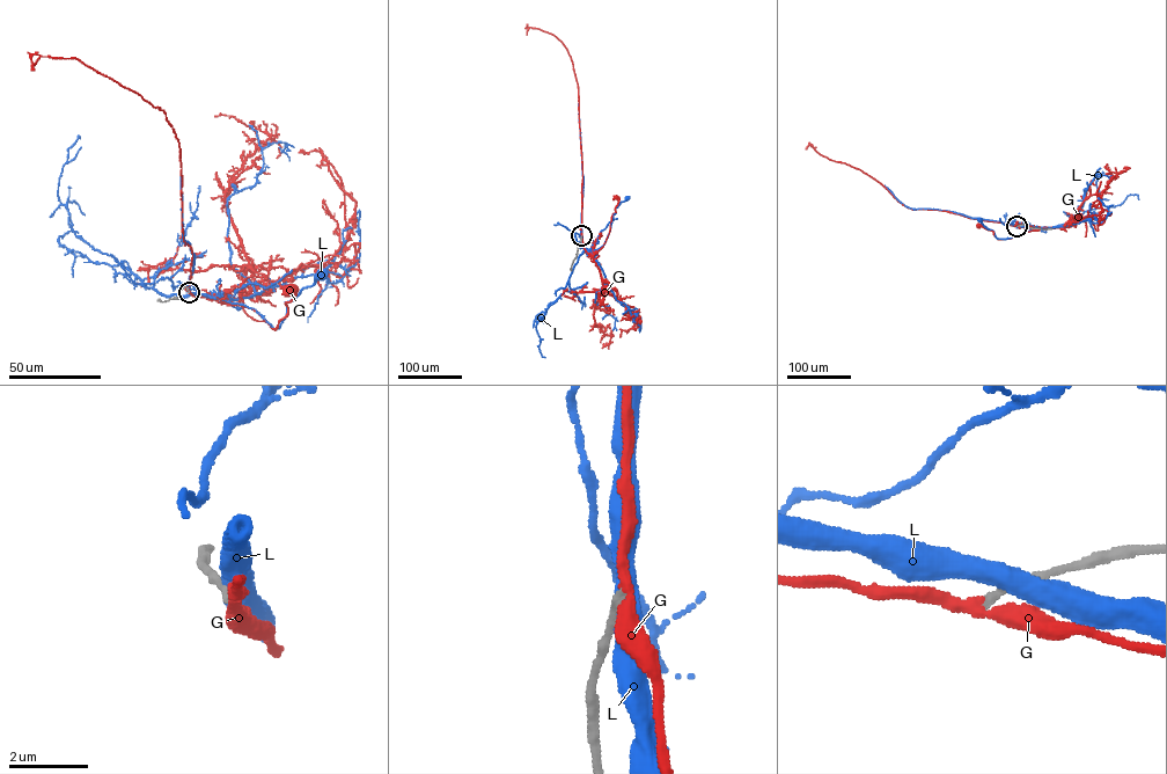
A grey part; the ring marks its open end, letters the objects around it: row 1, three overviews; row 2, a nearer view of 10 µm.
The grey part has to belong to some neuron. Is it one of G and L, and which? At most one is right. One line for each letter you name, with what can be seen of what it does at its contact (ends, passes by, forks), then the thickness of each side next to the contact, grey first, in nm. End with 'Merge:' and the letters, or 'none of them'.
G: It passes by. Thickness 200 nm (grey) against 320 nm
Merge: G

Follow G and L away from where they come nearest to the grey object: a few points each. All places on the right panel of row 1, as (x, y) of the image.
G: (1017, 226), (1037, 229), (998, 239), (992, 231), (978, 225)
L: (1018, 226), (1032, 228), (1012, 238), (999, 239), (980, 220)

